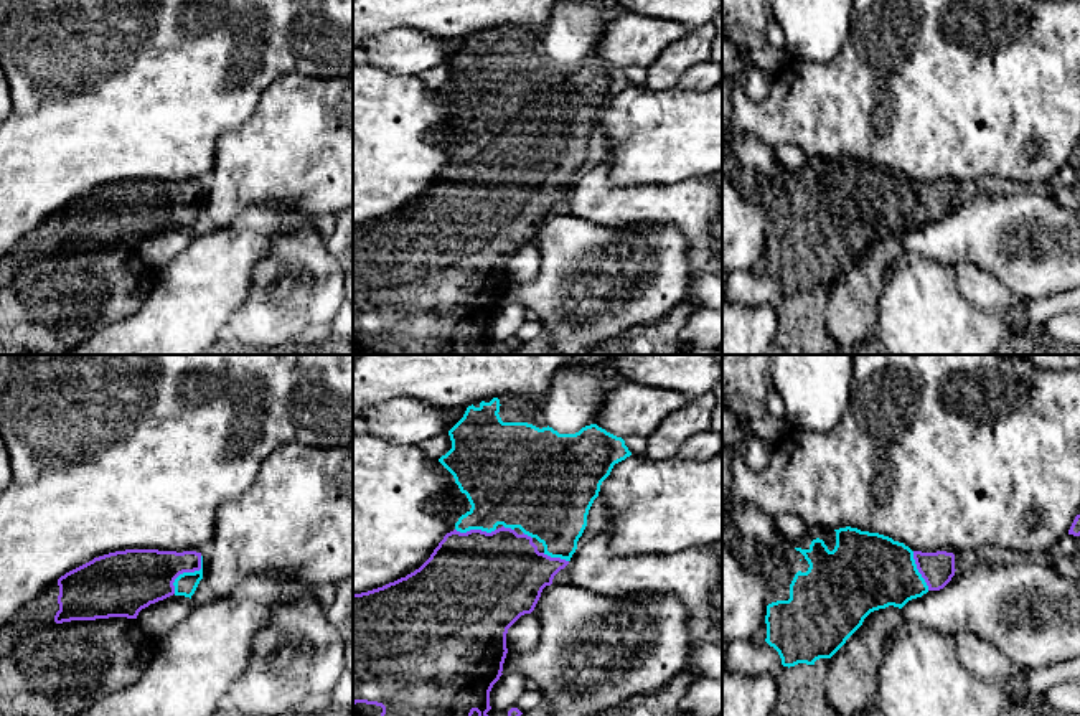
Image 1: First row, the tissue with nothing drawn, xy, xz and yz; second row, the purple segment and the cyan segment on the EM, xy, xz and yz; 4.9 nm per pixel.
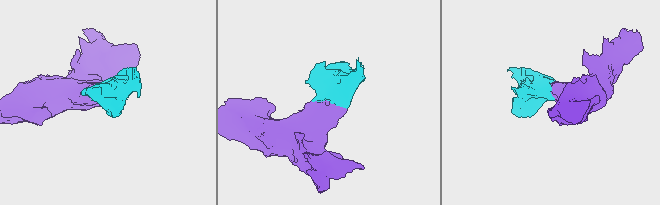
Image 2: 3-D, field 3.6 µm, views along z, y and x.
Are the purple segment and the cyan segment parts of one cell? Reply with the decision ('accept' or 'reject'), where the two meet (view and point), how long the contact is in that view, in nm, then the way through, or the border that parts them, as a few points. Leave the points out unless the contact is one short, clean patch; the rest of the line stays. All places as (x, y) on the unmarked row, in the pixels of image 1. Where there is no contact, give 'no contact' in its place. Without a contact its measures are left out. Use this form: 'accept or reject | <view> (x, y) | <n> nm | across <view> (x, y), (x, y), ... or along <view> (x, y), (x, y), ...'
accept | xy (187, 202) | 240 nm

